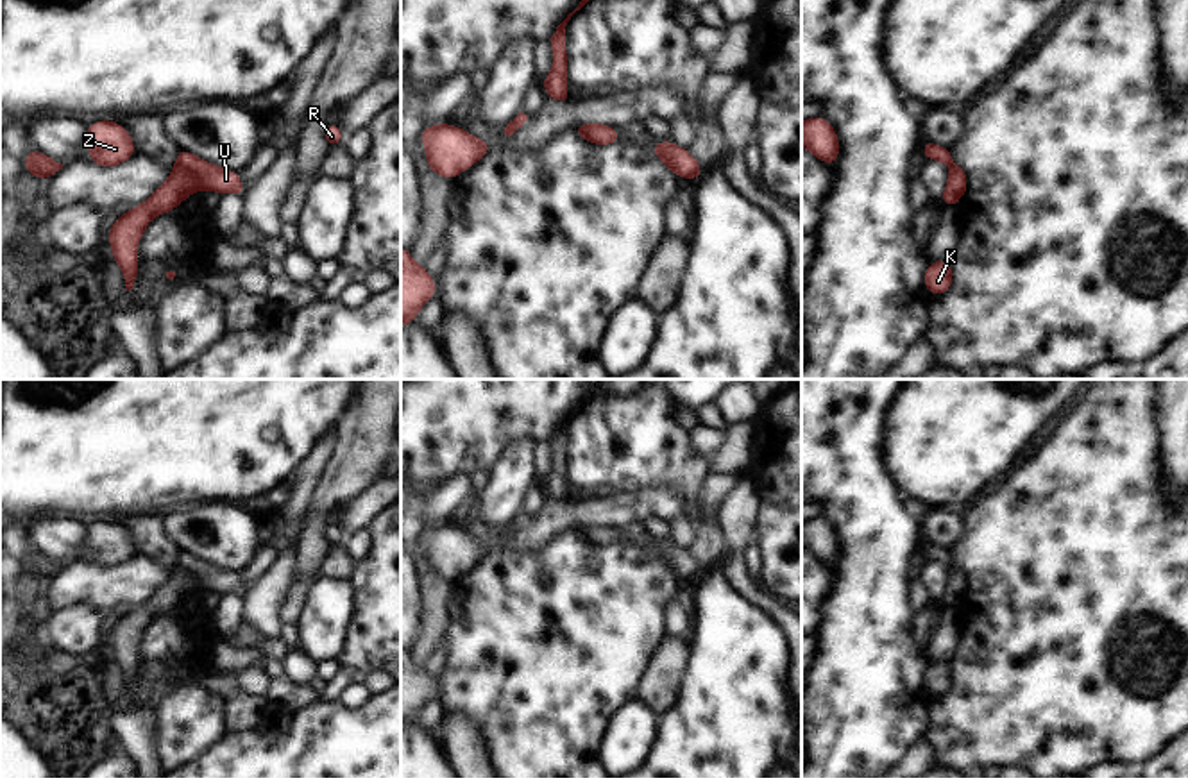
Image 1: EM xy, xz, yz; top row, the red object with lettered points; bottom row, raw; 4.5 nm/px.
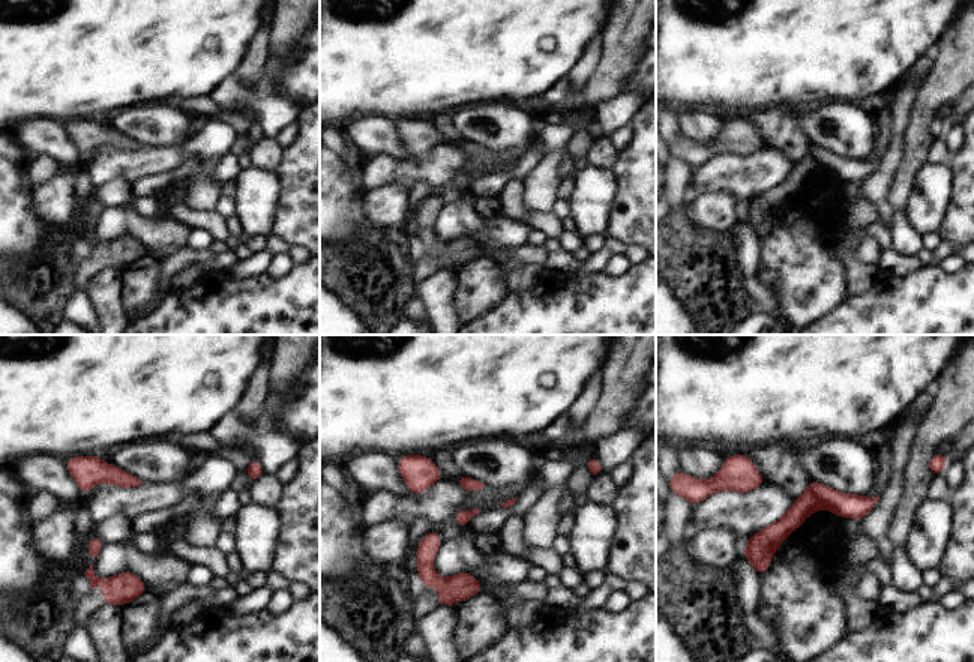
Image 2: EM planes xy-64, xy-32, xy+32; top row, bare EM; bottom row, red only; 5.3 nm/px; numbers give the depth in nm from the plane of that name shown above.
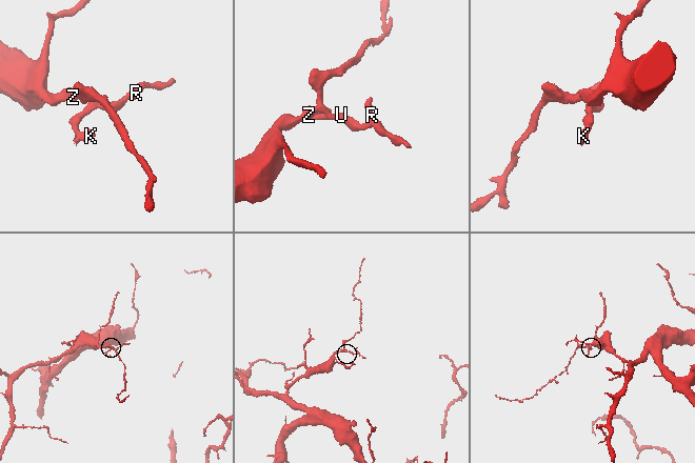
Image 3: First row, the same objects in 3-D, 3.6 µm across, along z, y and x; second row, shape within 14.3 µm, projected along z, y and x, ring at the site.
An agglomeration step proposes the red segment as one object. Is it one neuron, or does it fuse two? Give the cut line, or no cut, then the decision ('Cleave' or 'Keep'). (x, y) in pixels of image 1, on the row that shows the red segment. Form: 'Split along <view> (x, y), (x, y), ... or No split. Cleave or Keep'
Split along xy (176, 163), (195, 176), (199, 188). Cleave

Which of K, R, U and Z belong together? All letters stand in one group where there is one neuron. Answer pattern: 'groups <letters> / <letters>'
groups K / R U Z

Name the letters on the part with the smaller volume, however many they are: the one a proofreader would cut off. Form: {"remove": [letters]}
{"remove": ["K"]}

